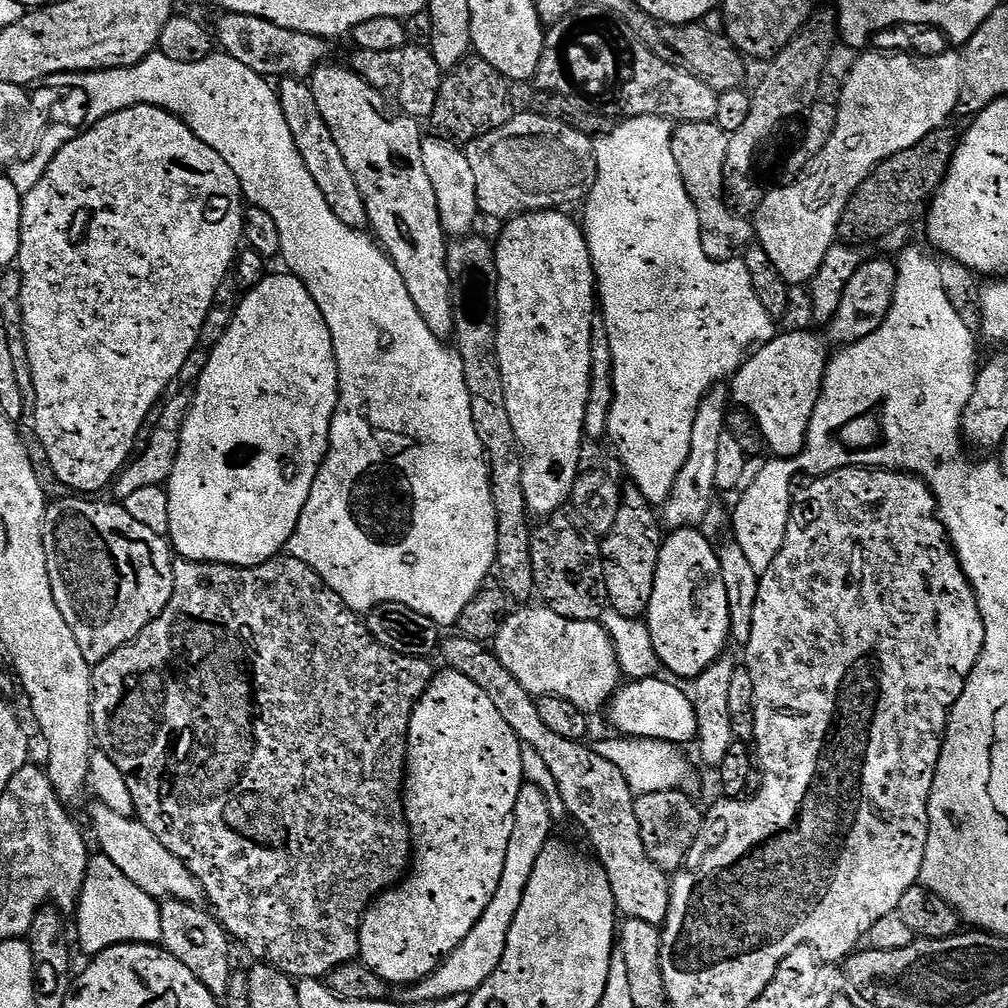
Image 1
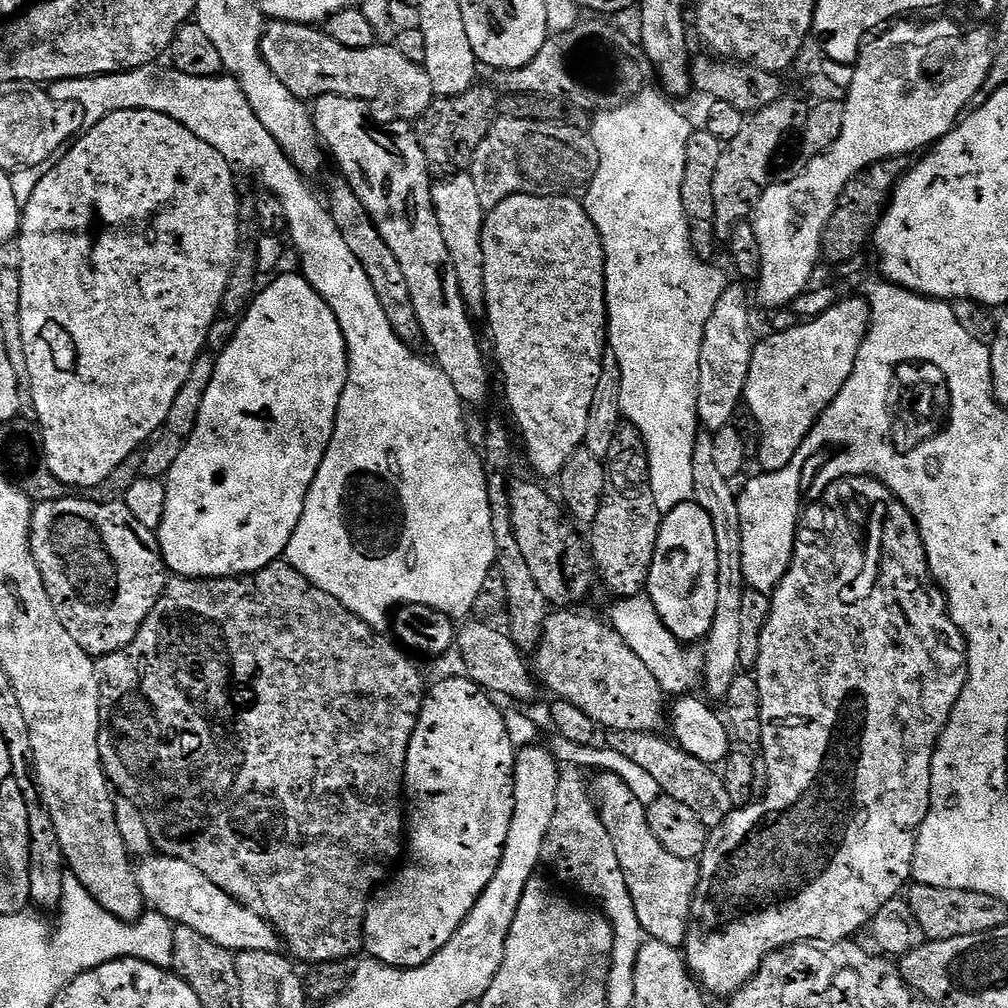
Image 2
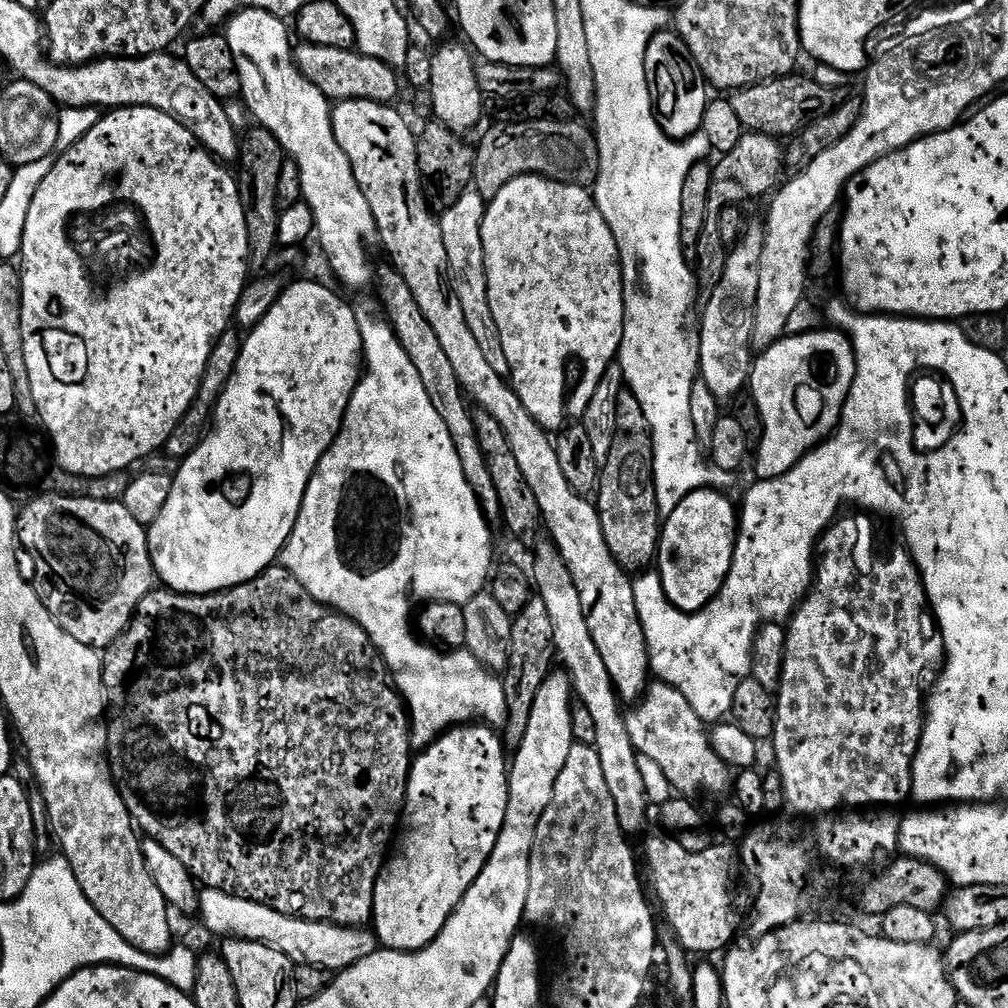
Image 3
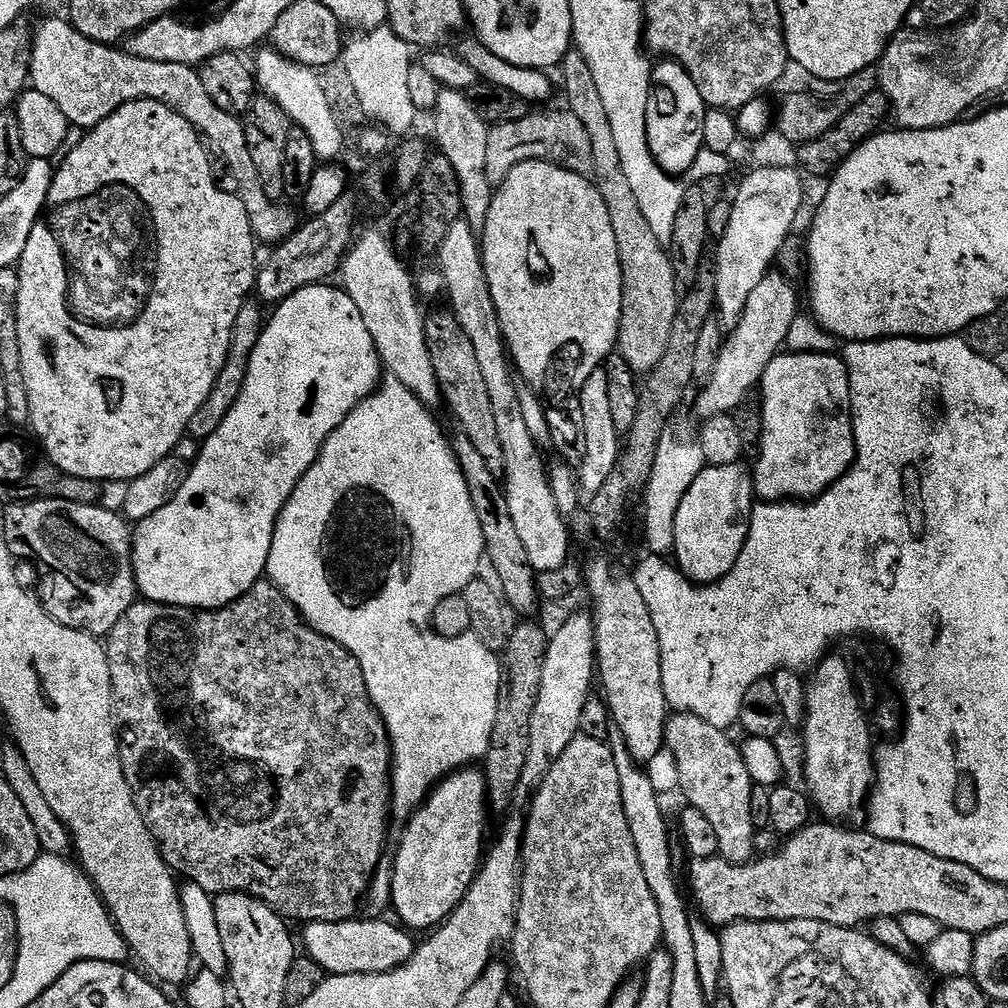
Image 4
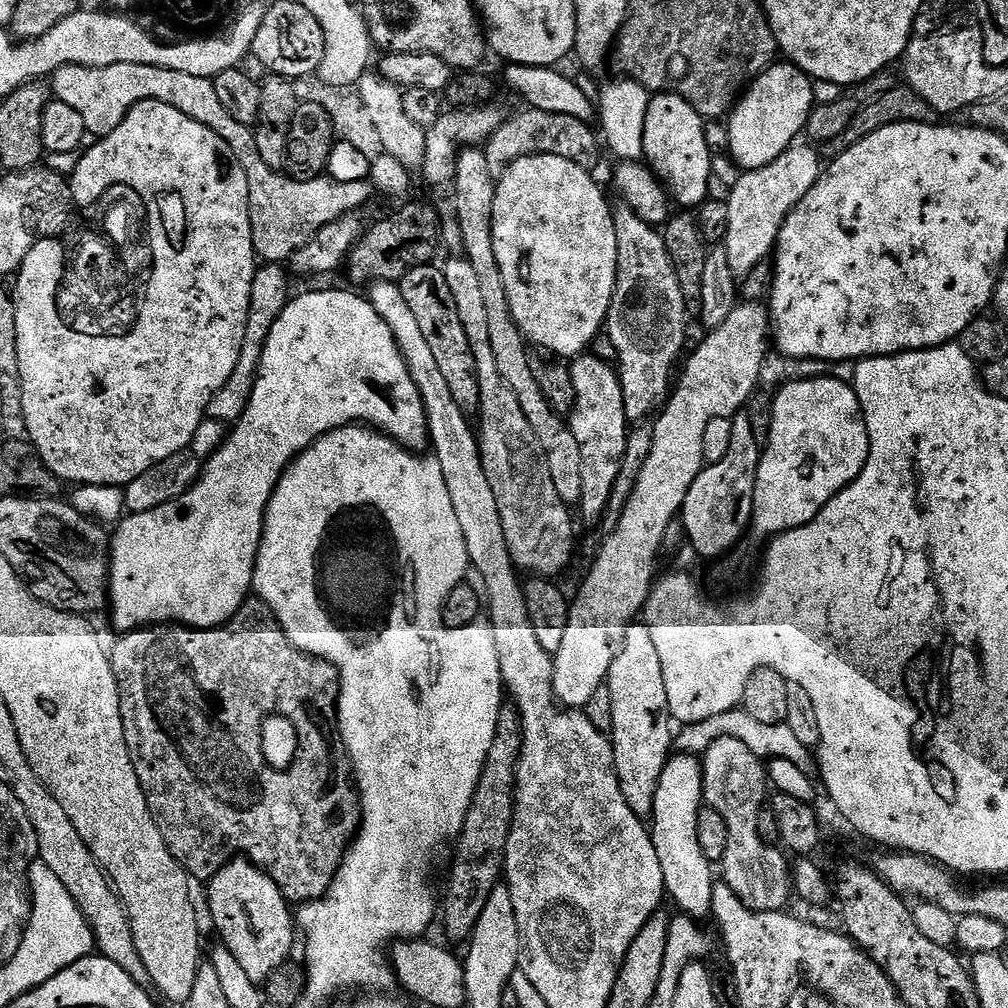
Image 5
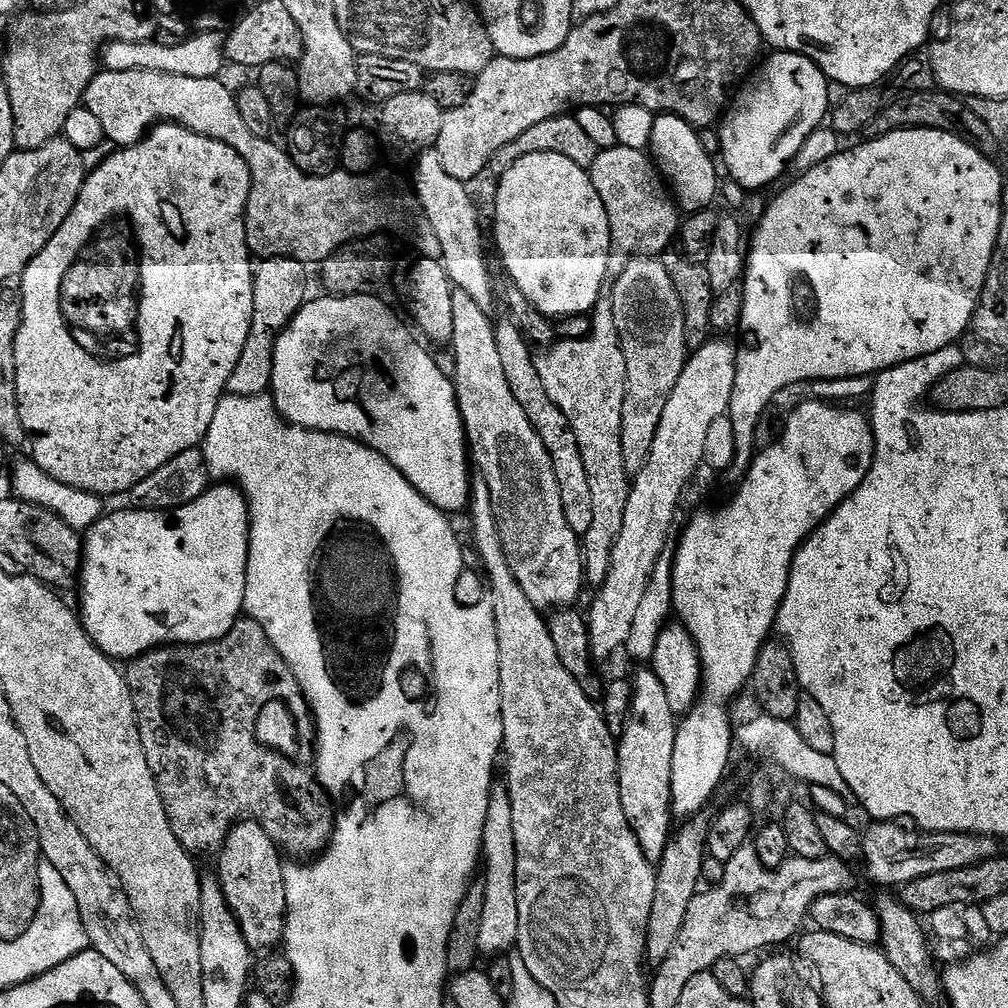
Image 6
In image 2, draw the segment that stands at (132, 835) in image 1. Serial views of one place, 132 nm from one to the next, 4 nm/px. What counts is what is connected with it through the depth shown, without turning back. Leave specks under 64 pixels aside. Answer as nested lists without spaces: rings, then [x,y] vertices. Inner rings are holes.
[[[152,854],[141,859],[135,865],[134,871],[138,886],[142,890],[145,905],[151,911],[162,914],[167,920],[171,920],[173,925],[190,926],[190,930],[198,930],[198,934],[210,938],[210,942],[218,942],[218,946],[222,946],[233,954],[281,951],[280,935],[276,933],[276,929],[272,925],[267,924],[258,914],[254,914],[254,910],[242,906],[230,894],[226,894],[226,890],[214,886],[214,882],[210,882],[210,878],[206,878],[206,874],[202,874],[202,870],[194,870],[194,866],[190,866],[190,862],[182,862],[173,856]]]

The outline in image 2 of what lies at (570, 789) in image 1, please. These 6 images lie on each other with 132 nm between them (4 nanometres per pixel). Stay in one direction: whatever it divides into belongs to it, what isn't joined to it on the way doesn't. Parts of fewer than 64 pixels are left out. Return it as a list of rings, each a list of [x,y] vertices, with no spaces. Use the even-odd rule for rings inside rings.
[[[600,772],[597,777],[590,784],[592,798],[600,812],[602,826],[606,826],[610,842],[614,842],[622,875],[626,877],[626,890],[630,890],[630,898],[634,898],[634,911],[638,914],[638,922],[642,922],[644,935],[649,940],[680,948],[692,918],[692,898],[700,881],[700,865],[695,860],[683,860],[670,854],[670,850],[654,838],[647,807],[634,798],[630,786],[626,786],[618,774]]]

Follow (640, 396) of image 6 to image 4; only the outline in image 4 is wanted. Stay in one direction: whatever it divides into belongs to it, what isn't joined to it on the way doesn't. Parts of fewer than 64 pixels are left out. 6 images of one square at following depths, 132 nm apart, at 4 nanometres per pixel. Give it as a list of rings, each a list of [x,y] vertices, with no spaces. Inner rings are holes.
[[[570,50],[564,55],[564,59],[558,65],[558,73],[564,79],[564,96],[568,99],[566,104],[567,111],[574,114],[574,118],[578,118],[578,122],[582,122],[582,126],[586,126],[586,134],[590,134],[590,143],[594,149],[594,170],[591,179],[596,185],[598,194],[602,194],[602,202],[606,202],[606,211],[610,214],[610,222],[614,226],[614,238],[618,238],[618,250],[620,251],[620,261],[622,262],[622,278],[624,285],[622,286],[622,318],[620,319],[620,339],[618,341],[618,352],[624,356],[626,362],[629,363],[633,372],[637,374],[647,374],[654,370],[654,366],[658,366],[658,362],[662,362],[662,354],[666,354],[666,346],[670,342],[670,330],[674,330],[674,314],[678,314],[678,306],[680,305],[681,289],[676,282],[674,274],[674,266],[669,249],[658,238],[658,234],[654,234],[654,230],[650,230],[650,222],[646,222],[646,218],[642,215],[642,209],[638,207],[638,198],[634,198],[634,190],[630,187],[630,181],[626,179],[626,170],[622,170],[622,157],[618,155],[618,146],[614,142],[614,130],[610,126],[610,117],[606,114],[606,105],[602,102],[602,97],[598,91],[598,85],[594,78],[594,73],[590,71],[590,66],[586,63],[586,58],[582,58],[582,54],[575,50]]]

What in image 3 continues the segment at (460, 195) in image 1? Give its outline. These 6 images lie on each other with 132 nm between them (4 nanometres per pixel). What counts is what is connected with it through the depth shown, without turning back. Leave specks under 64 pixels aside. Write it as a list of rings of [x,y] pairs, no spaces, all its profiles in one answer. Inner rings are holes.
[[[469,190],[450,206],[450,210],[439,213],[438,219],[442,230],[442,242],[446,246],[448,259],[448,279],[452,281],[452,293],[458,298],[458,306],[462,306],[462,315],[466,317],[466,326],[470,326],[470,334],[481,348],[486,362],[494,370],[494,374],[508,376],[506,354],[502,354],[502,338],[498,338],[498,326],[494,326],[494,314],[490,314],[488,301],[488,279],[486,278],[486,262],[482,250],[482,222],[486,201]]]

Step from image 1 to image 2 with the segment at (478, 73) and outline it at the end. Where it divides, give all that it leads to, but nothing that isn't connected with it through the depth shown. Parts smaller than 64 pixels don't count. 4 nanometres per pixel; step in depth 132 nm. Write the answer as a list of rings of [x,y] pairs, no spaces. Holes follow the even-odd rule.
[[[483,82],[473,84],[470,90],[466,90],[466,94],[433,99],[431,106],[414,124],[416,137],[428,159],[429,169],[440,178],[467,173],[472,167],[478,146],[482,146],[486,134],[493,126],[497,112],[497,89],[492,86],[487,88]]]

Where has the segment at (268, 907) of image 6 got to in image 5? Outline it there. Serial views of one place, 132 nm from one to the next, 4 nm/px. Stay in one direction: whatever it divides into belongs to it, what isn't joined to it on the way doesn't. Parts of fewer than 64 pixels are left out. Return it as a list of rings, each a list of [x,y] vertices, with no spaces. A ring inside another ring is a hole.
[[[233,858],[207,881],[208,912],[220,935],[219,943],[238,958],[242,970],[256,984],[263,985],[278,966],[289,963],[292,943],[298,940],[294,912],[269,872],[247,858]]]

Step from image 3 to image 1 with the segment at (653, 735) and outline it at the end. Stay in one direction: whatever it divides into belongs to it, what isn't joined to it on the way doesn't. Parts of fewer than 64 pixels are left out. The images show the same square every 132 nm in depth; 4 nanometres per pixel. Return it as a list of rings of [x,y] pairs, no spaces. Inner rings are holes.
[[[520,606],[520,609],[509,611],[507,618],[502,622],[502,626],[498,630],[494,641],[494,651],[497,659],[502,662],[502,666],[506,666],[506,670],[510,670],[510,674],[514,674],[514,678],[518,678],[518,683],[521,684],[522,690],[526,690],[531,696],[537,698],[541,696],[557,696],[566,702],[574,702],[574,706],[578,706],[578,710],[589,714],[595,714],[596,711],[603,709],[605,705],[611,701],[616,695],[622,684],[622,671],[620,663],[616,657],[614,650],[614,642],[610,638],[610,634],[604,629],[603,623],[600,620],[571,620],[570,618],[562,618],[562,614],[558,614],[552,608],[547,606],[539,606],[540,608],[524,608],[528,606]]]

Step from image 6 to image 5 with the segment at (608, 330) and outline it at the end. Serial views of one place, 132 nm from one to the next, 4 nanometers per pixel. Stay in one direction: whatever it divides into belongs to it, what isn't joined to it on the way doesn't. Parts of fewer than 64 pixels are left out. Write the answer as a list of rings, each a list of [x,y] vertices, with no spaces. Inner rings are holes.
[[[591,354],[577,356],[571,361],[575,407],[570,413],[570,423],[574,438],[578,438],[582,450],[582,498],[578,505],[578,511],[596,524],[608,511],[608,503],[614,490],[614,482],[618,482],[618,470],[622,466],[622,458],[626,454],[626,442],[630,431],[630,422],[626,418],[624,399],[622,398],[622,386],[617,369],[611,363],[600,361]]]

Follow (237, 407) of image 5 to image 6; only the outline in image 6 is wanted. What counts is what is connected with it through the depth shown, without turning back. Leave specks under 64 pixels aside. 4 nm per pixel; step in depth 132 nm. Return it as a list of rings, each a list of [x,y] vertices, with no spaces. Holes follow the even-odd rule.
[[[269,256],[255,265],[254,278],[254,318],[250,322],[250,334],[246,346],[242,346],[242,358],[234,366],[234,374],[228,379],[229,396],[262,396],[272,387],[274,374],[274,350],[281,334],[304,307],[309,299],[309,269],[301,260],[285,256]]]

